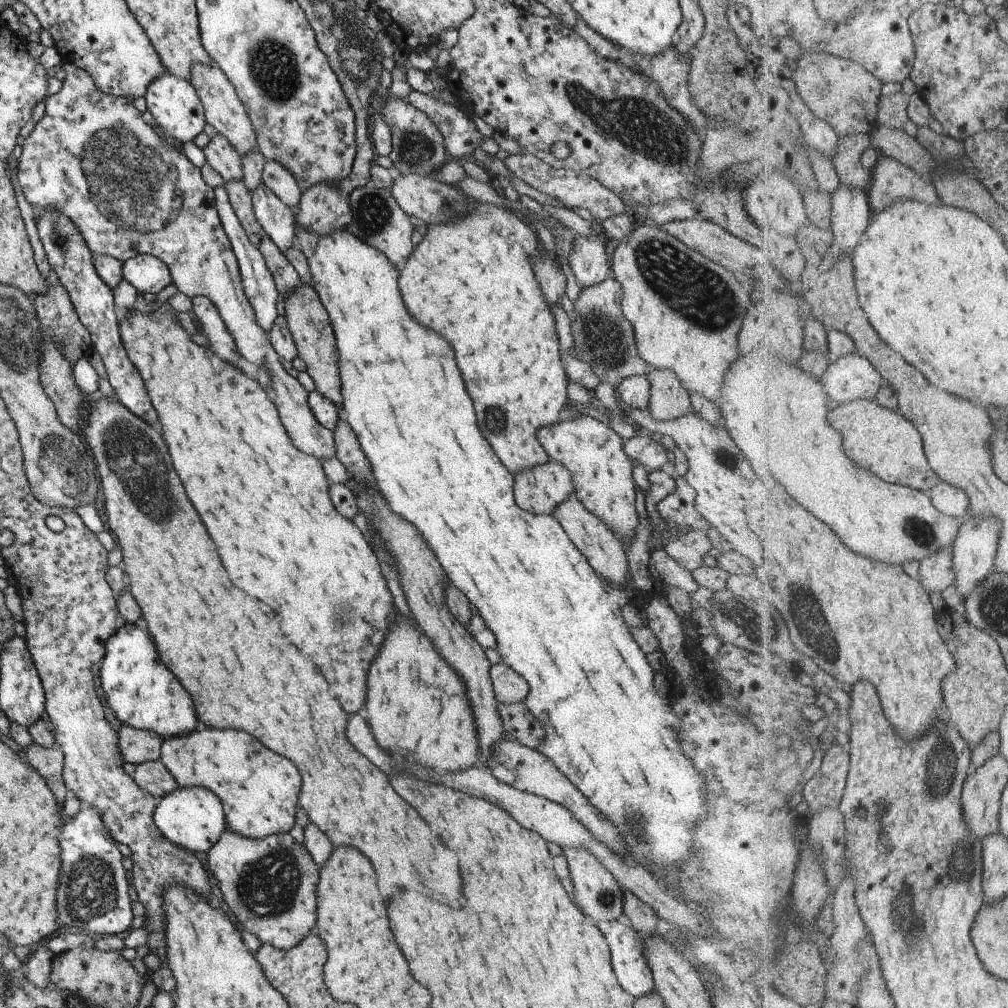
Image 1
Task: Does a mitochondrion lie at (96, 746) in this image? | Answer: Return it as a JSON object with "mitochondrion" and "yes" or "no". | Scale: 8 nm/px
{"mitochondrion":"yes"}

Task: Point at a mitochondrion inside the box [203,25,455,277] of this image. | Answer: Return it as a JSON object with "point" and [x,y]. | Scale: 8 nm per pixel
{"point":[274,71]}

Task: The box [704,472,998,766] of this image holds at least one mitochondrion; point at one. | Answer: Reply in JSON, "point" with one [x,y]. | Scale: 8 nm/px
{"point":[808,616]}

